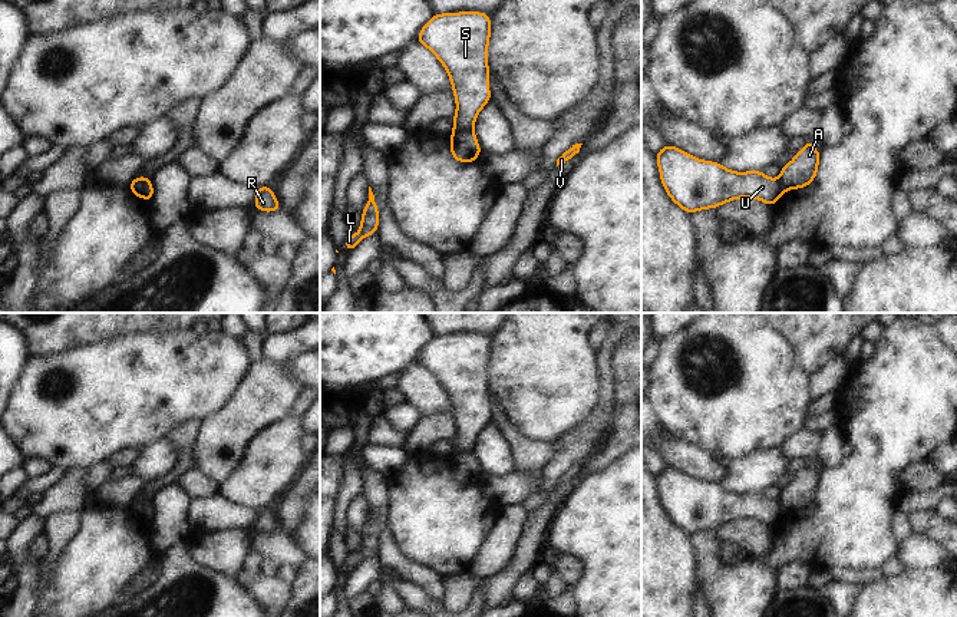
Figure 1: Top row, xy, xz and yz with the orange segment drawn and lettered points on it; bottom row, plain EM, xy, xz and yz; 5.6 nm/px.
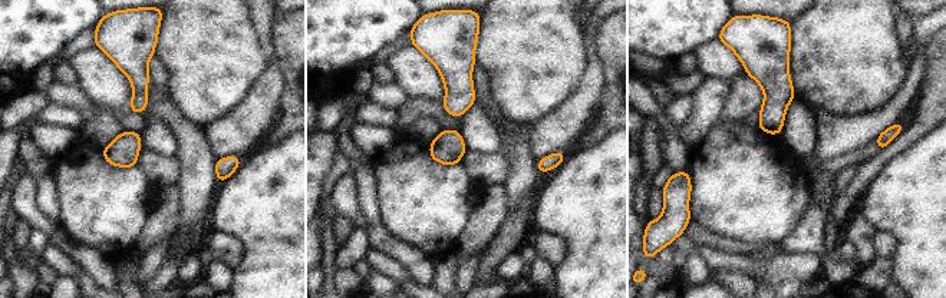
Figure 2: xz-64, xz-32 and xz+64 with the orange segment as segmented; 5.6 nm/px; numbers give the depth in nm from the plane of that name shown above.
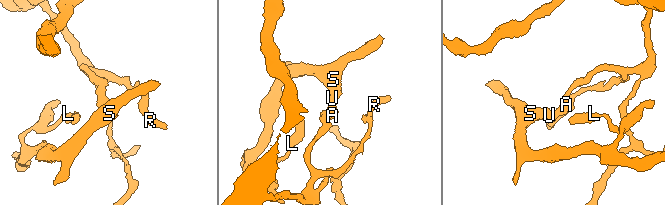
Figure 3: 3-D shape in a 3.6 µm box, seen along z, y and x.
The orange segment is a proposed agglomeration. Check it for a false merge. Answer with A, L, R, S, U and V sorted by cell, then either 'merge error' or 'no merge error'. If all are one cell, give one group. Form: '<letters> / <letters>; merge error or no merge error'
A R V / L S U; merge error

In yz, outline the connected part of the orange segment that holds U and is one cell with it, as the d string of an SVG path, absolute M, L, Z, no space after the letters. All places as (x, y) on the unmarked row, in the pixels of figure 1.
M667 465L656 479L664 512L689 535L736 519L756 519L773 528L786 512L779 501L768 499L763 492L729 492Z

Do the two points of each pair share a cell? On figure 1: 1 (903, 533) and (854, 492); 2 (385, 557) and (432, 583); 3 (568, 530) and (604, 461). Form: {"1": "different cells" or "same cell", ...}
{"1": "different cells", "2": "same cell", "3": "different cells"}

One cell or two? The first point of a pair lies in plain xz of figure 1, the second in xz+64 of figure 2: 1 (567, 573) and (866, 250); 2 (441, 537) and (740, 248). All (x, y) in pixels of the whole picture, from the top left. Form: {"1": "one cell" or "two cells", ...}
{"1": "two cells", "2": "two cells"}

